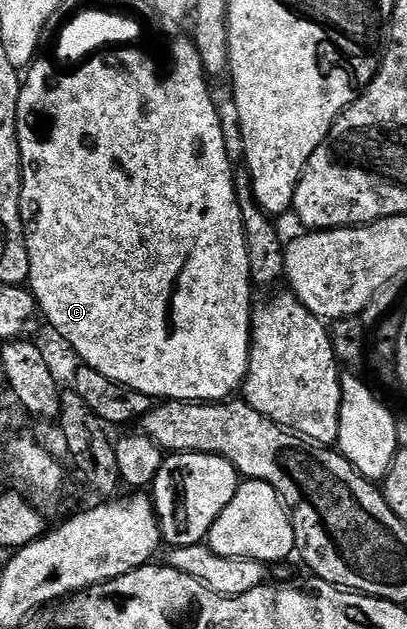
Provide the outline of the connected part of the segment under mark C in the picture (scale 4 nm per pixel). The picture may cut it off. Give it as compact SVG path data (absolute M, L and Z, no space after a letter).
M178 45L178 65L174 65L174 77L160 79L154 77L154 69L146 57L138 57L138 53L117 54L110 65L104 67L84 67L79 77L65 77L61 79L62 70L51 64L49 60L35 60L27 66L23 72L22 90L20 100L17 103L18 131L17 141L22 156L22 190L20 191L20 211L22 212L22 228L26 235L26 250L30 260L30 275L28 288L33 293L38 308L44 316L44 321L51 325L72 348L78 352L78 361L81 364L100 371L100 375L108 375L116 383L124 383L124 387L132 387L136 391L144 391L144 395L161 399L162 401L205 401L207 403L221 403L233 398L241 390L246 374L250 372L250 319L252 316L252 304L250 305L250 289L252 282L249 271L248 247L245 243L245 229L242 226L241 211L237 203L237 192L234 190L235 166L228 159L228 151L225 150L224 134L220 129L220 118L210 98L211 82L205 67L202 66L200 51L195 45Z

